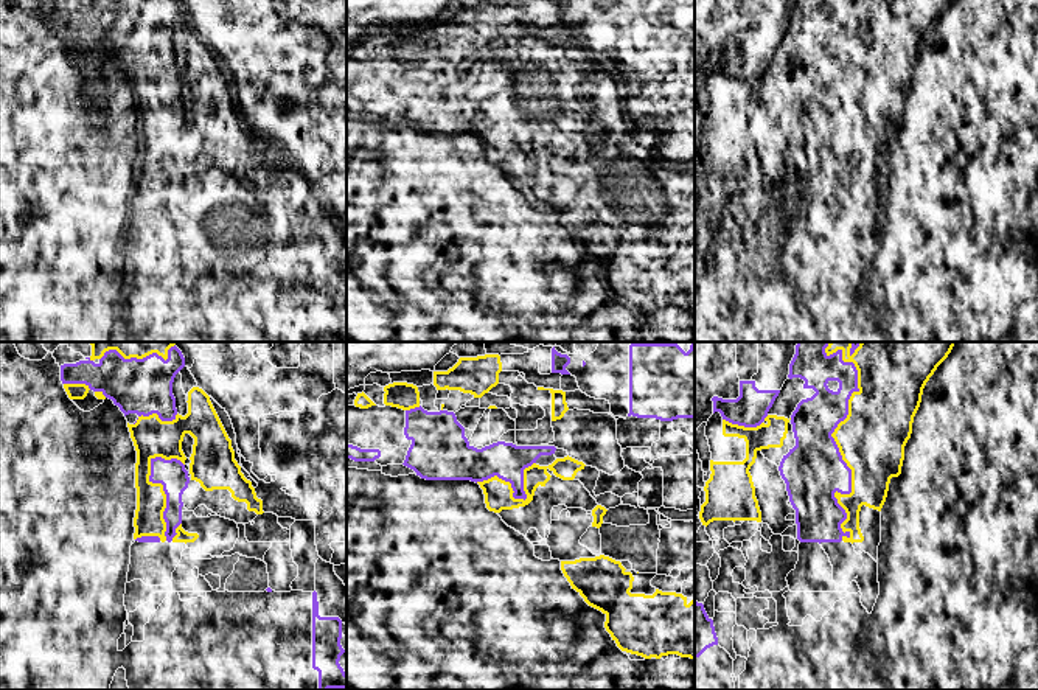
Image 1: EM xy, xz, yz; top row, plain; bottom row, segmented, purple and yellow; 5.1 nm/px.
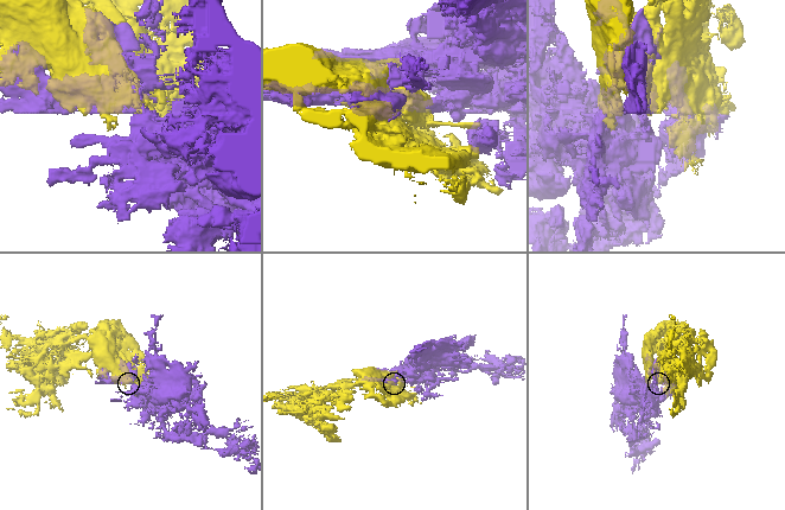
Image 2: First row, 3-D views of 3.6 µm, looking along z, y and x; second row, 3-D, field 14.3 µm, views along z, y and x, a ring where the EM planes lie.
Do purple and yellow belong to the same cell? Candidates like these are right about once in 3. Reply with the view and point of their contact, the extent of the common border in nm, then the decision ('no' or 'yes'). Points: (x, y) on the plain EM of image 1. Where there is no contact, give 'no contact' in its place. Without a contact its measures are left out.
yz (833, 92) | 1000 nm | no

